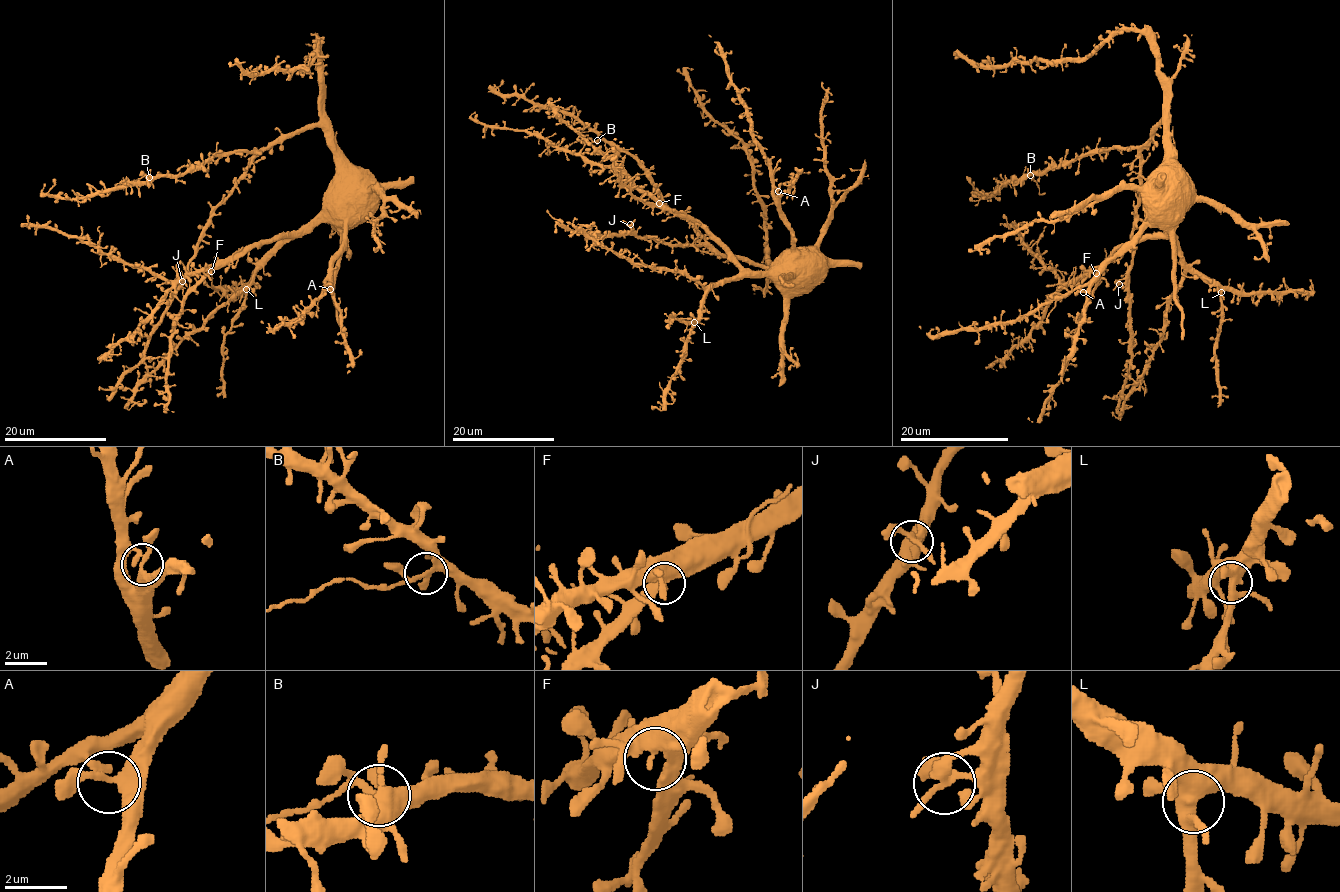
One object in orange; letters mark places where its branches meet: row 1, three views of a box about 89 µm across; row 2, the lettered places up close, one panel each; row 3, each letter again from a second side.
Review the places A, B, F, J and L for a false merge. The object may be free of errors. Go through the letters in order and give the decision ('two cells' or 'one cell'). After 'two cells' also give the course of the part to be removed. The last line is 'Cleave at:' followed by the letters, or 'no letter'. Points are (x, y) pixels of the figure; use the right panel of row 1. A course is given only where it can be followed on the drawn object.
A: one cell
B: two cells; course (1029, 174), (1040, 193), (1044, 193)
F: one cell
J: one cell
L: one cell
Cleave at: B

